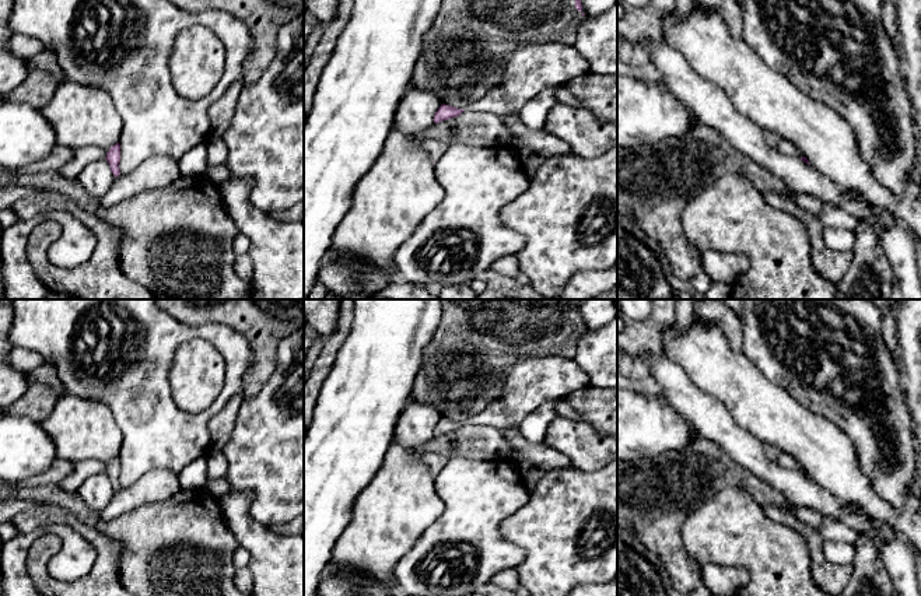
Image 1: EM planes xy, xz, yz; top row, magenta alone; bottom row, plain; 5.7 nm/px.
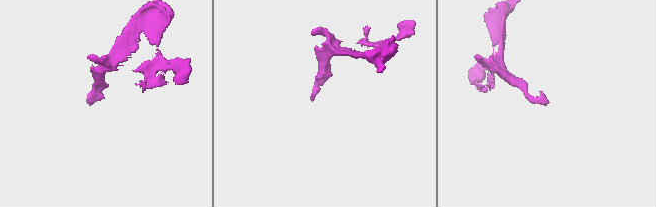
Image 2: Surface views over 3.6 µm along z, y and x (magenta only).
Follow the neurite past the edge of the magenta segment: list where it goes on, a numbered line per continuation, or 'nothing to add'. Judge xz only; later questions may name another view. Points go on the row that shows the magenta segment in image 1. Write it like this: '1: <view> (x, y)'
1: xz (463, 53)

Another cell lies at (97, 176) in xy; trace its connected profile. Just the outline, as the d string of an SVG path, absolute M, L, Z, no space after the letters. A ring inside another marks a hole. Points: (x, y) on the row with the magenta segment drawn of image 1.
M104 158L85 165L77 179L91 196L101 199L109 190L115 176Z

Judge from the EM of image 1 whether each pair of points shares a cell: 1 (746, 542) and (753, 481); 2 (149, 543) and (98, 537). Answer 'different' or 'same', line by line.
1: different
2: different

